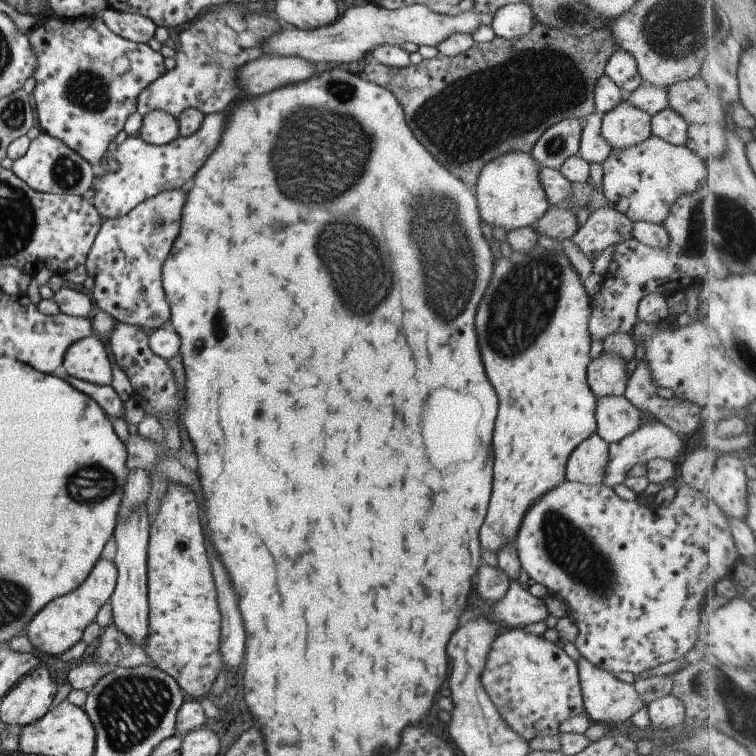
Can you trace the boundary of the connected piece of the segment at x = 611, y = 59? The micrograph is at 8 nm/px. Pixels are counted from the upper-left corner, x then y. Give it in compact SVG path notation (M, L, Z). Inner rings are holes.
M615 48L614 52L608 56L604 74L619 90L622 90L624 95L633 92L643 82L637 72L633 56L621 48Z

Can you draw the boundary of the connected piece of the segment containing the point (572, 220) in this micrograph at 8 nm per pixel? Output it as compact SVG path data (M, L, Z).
M561 206L548 207L535 226L536 232L559 241L571 238L579 230L574 212L568 207Z

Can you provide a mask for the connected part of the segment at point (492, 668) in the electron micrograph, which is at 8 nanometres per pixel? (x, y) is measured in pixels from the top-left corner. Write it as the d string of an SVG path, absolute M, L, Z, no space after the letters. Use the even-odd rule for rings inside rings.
M523 627L498 634L491 642L485 666L481 671L480 683L495 706L497 714L501 716L501 720L525 742L535 737L557 735L561 722L584 712L575 661L569 658L555 642L546 640L542 635L531 635L525 632Z

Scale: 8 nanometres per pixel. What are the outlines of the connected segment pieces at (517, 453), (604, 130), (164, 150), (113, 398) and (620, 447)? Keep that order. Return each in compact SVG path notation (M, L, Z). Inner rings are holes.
M535 244L535 247L526 251L512 250L509 256L500 256L493 260L493 276L489 282L489 288L485 290L485 296L479 302L477 314L475 314L475 330L477 330L477 342L479 342L479 350L481 350L481 360L485 366L485 374L497 394L497 418L495 418L495 428L493 428L493 484L491 484L491 498L489 498L489 508L487 508L487 516L483 526L479 528L479 542L481 548L497 554L499 546L505 546L507 542L512 542L519 530L521 518L525 514L525 510L529 510L529 506L541 498L541 494L545 494L548 490L555 488L565 480L565 464L566 460L573 452L573 448L583 442L585 438L596 432L595 422L595 402L596 397L591 392L586 381L585 368L589 364L589 347L590 338L587 332L587 318L591 314L591 306L589 297L583 288L583 282L579 281L579 277L573 266L569 263L564 252L561 254L553 254L553 252L545 252L541 246Z
M625 97L609 112L601 115L600 133L611 146L611 150L625 150L627 146L639 144L651 135L650 116L641 108L635 108Z
M225 112L206 114L201 126L186 137L177 137L164 145L143 142L137 134L125 138L115 146L113 157L119 168L103 176L93 176L91 204L99 212L101 220L117 218L133 210L137 204L160 192L186 188L205 159L213 152L225 126Z
M59 373L59 375L61 375L62 379L65 380L67 384L75 388L75 390L92 398L93 402L98 404L99 408L101 408L105 414L109 414L109 416L113 416L113 418L123 419L122 401L110 385L96 385L79 380L79 378L73 378L73 376L67 376L67 374Z
M660 421L640 426L635 432L632 432L625 438L621 438L619 442L608 444L608 462L607 466L605 466L605 474L603 474L603 480L601 480L600 484L607 486L607 488L613 488L615 484L623 483L626 479L627 471L636 463L646 464L648 460L657 458L676 462L690 444L688 441L683 440L682 437L677 436L675 432L671 432Z

